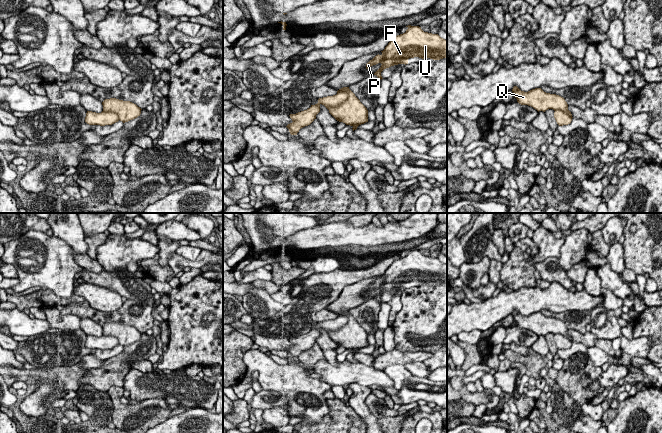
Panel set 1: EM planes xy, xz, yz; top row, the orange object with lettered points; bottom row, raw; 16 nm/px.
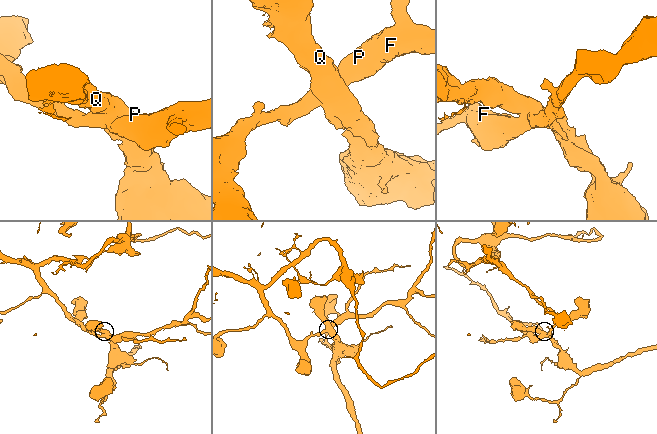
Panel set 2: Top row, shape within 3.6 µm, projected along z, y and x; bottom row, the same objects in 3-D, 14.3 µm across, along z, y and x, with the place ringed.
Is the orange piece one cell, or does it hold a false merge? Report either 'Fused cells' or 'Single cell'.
Fused cells

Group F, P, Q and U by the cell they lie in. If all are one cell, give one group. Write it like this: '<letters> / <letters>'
F P U / Q

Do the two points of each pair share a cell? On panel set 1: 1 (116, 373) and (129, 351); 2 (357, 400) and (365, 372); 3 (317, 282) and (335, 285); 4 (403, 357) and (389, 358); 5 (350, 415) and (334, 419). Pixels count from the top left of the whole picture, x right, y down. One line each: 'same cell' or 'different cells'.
1: same cell
2: different cells
3: same cell
4: same cell
5: same cell

